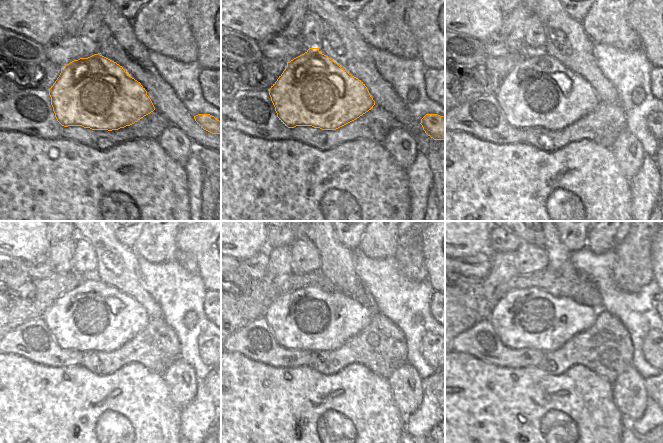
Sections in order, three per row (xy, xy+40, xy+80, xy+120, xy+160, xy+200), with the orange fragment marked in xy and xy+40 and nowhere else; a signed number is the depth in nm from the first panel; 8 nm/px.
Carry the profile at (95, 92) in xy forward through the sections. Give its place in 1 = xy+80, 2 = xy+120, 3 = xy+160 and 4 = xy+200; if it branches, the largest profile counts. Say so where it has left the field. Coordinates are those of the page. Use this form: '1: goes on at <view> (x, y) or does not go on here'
1: goes on at xy+80 (539, 92)
2: goes on at xy+120 (94, 317)
3: goes on at xy+160 (314, 319)
4: goes on at xy+200 (532, 318)

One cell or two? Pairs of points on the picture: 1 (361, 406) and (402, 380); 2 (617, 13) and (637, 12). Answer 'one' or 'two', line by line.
1: two
2: two

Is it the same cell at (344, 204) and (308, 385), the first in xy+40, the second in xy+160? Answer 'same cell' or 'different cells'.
same cell

